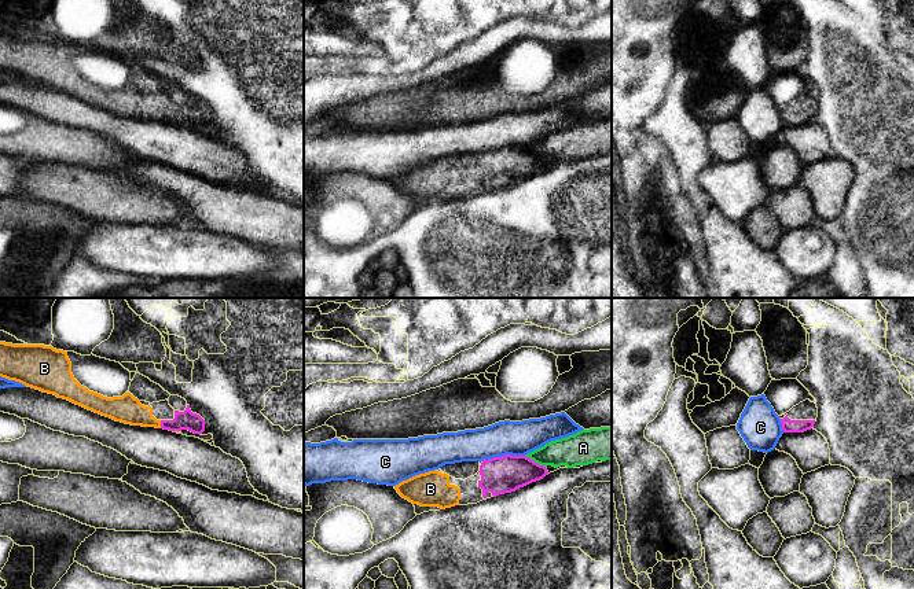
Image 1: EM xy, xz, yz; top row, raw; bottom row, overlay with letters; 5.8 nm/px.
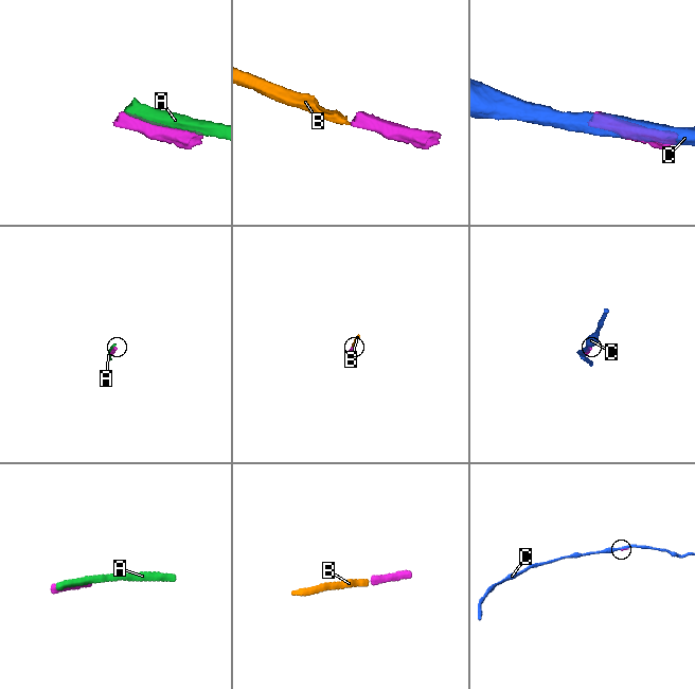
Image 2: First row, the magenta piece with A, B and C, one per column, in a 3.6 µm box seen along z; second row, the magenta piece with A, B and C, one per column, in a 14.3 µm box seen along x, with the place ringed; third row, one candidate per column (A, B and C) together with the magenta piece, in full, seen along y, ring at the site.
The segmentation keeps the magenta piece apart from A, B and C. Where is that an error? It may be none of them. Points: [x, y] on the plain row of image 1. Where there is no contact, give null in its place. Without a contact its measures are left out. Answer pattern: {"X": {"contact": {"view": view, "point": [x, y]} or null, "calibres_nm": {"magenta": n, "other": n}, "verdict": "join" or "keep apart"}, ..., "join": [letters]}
{"A": {"contact": {"view": "xz", "point": [533, 154]}, "calibres_nm": {"magenta": 220, "other": 180}, "verdict": "keep apart"}, "B": {"contact": {"view": "xy", "point": [161, 117]}, "calibres_nm": {"magenta": 110, "other": 160}, "verdict": "join"}, "C": {"contact": {"view": "xz", "point": [502, 148]}, "calibres_nm": {"magenta": 220, "other": 200}, "verdict": "keep apart"}, "join": ["B"]}

